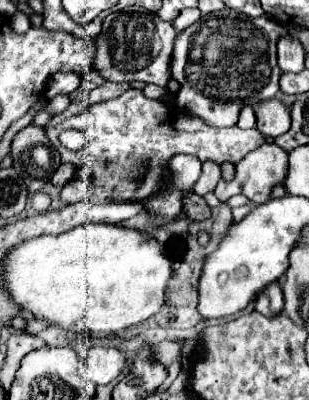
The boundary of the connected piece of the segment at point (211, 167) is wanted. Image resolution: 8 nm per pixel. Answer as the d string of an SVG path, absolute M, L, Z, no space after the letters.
M209 160L209 162L203 162L203 172L201 172L201 178L199 178L199 182L195 184L193 192L205 196L207 192L213 192L213 190L215 190L215 186L217 186L219 180L221 180L219 164L215 164L215 162L211 162L211 160Z

